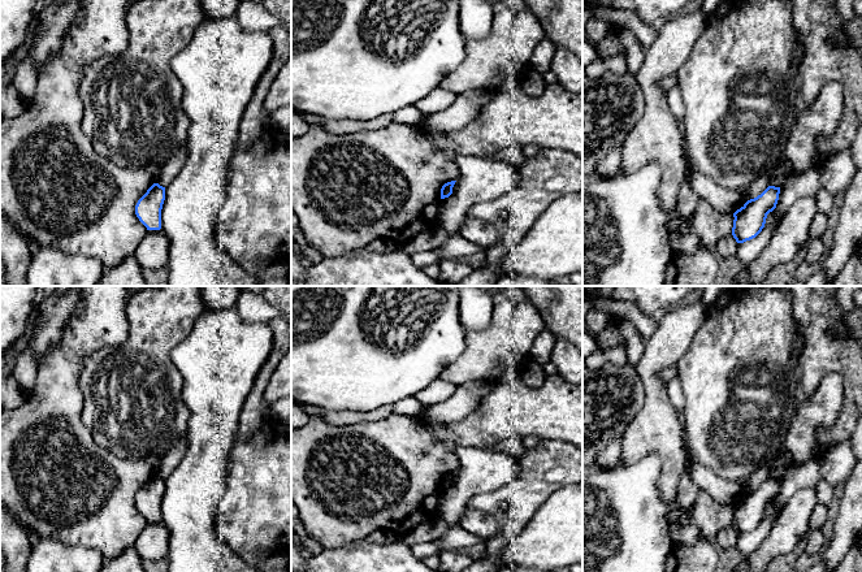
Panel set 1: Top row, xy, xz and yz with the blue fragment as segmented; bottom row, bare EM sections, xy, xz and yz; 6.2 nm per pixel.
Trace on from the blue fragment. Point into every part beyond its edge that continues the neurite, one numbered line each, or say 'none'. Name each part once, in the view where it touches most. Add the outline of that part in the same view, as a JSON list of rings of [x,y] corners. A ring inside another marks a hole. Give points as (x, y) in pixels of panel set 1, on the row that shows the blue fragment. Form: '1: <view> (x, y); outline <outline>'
none

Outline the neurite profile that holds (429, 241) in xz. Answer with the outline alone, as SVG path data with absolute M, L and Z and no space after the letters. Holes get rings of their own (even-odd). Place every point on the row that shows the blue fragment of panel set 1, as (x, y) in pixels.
M438 225L434 230L425 231L412 240L404 243L402 250L410 256L421 251L436 251L449 239L450 235L451 234L449 231Z

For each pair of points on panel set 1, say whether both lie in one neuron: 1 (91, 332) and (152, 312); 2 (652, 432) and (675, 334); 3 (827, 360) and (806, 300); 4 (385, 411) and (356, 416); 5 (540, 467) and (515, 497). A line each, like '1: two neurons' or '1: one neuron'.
1: two neurons
2: one neuron
3: one neuron
4: one neuron
5: one neuron

